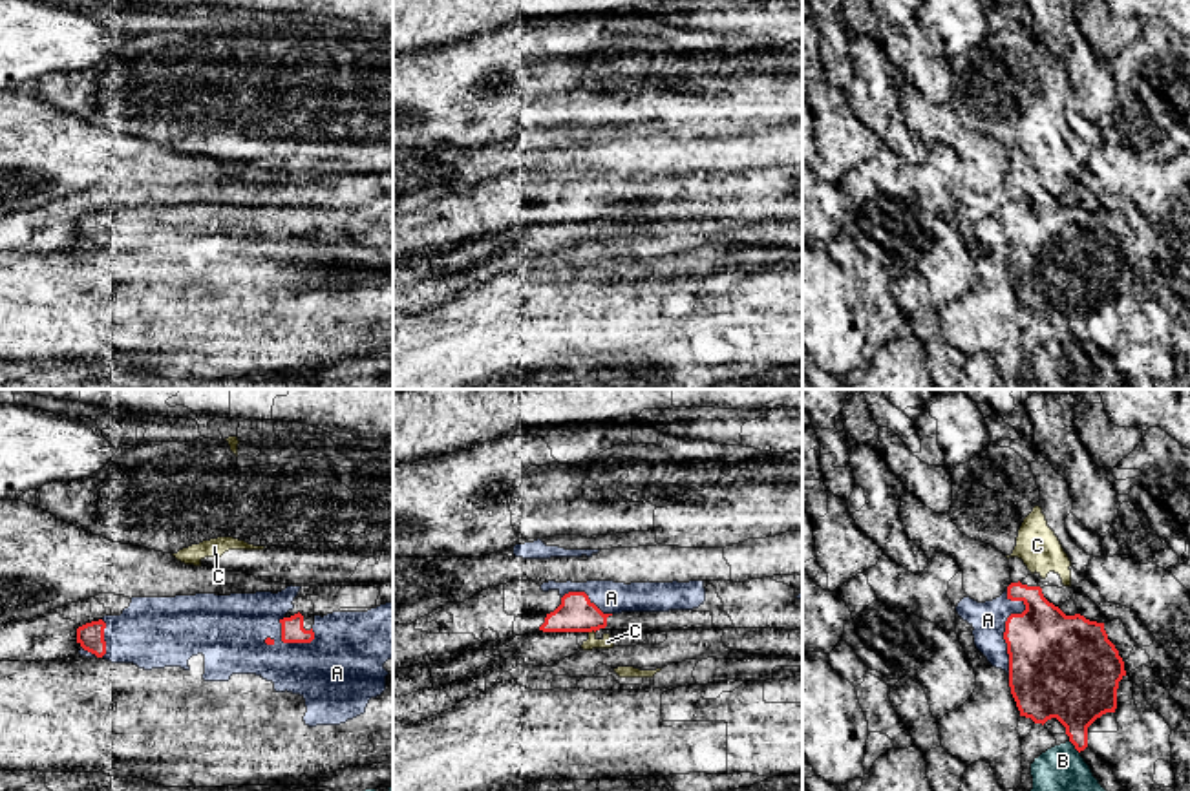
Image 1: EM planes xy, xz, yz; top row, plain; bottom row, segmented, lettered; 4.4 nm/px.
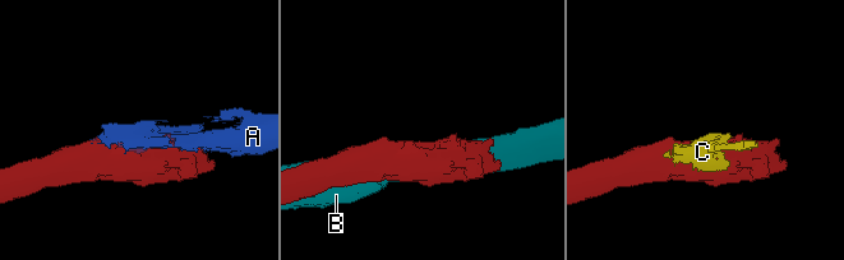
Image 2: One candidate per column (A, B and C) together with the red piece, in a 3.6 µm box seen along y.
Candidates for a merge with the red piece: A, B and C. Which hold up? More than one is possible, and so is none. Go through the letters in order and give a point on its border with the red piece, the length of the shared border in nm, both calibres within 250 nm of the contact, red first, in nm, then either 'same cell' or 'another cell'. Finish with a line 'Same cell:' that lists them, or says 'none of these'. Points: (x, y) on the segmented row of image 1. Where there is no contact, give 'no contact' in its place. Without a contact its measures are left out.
A: yz (1006, 625) | 380 nm | 380/150 nm | same cell
B: yz (1075, 748) | 80 nm | 300/200 nm | another cell
C: xz (591, 631) | 30 nm | 160/50 nm | another cell
Same cell: A

